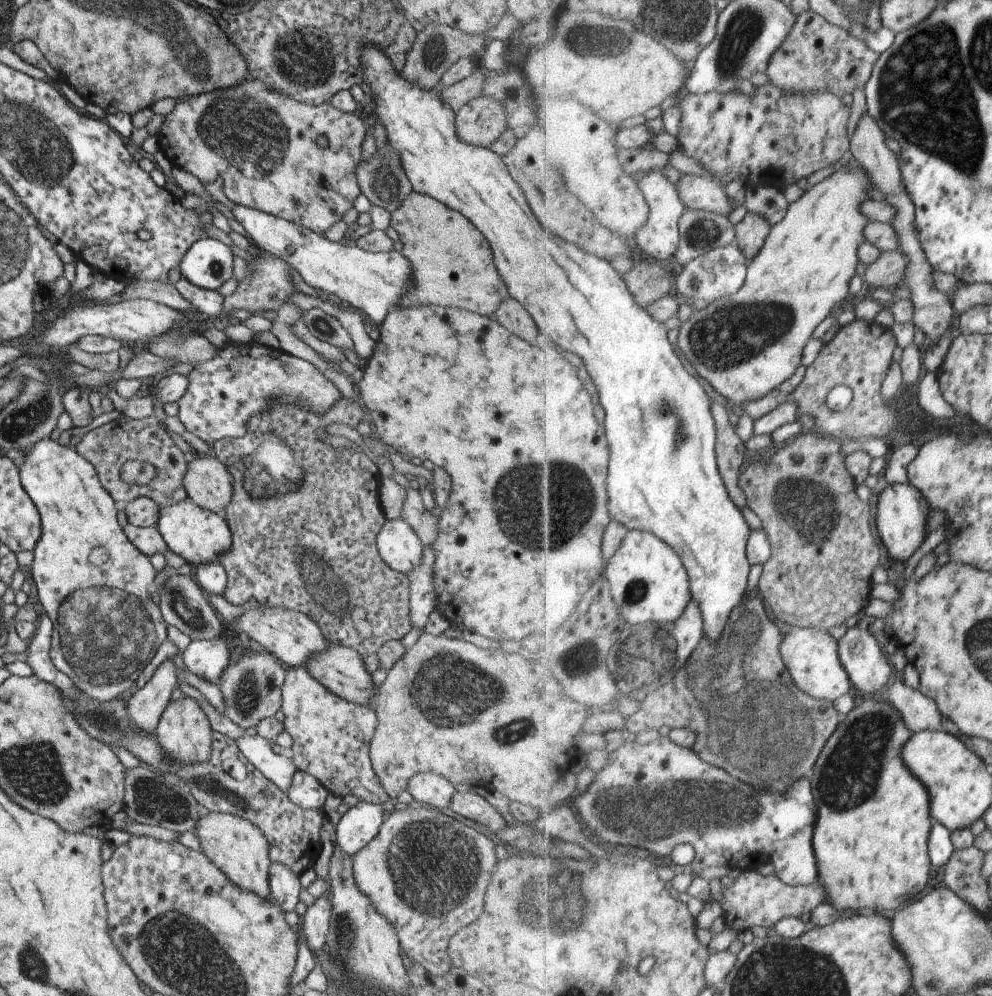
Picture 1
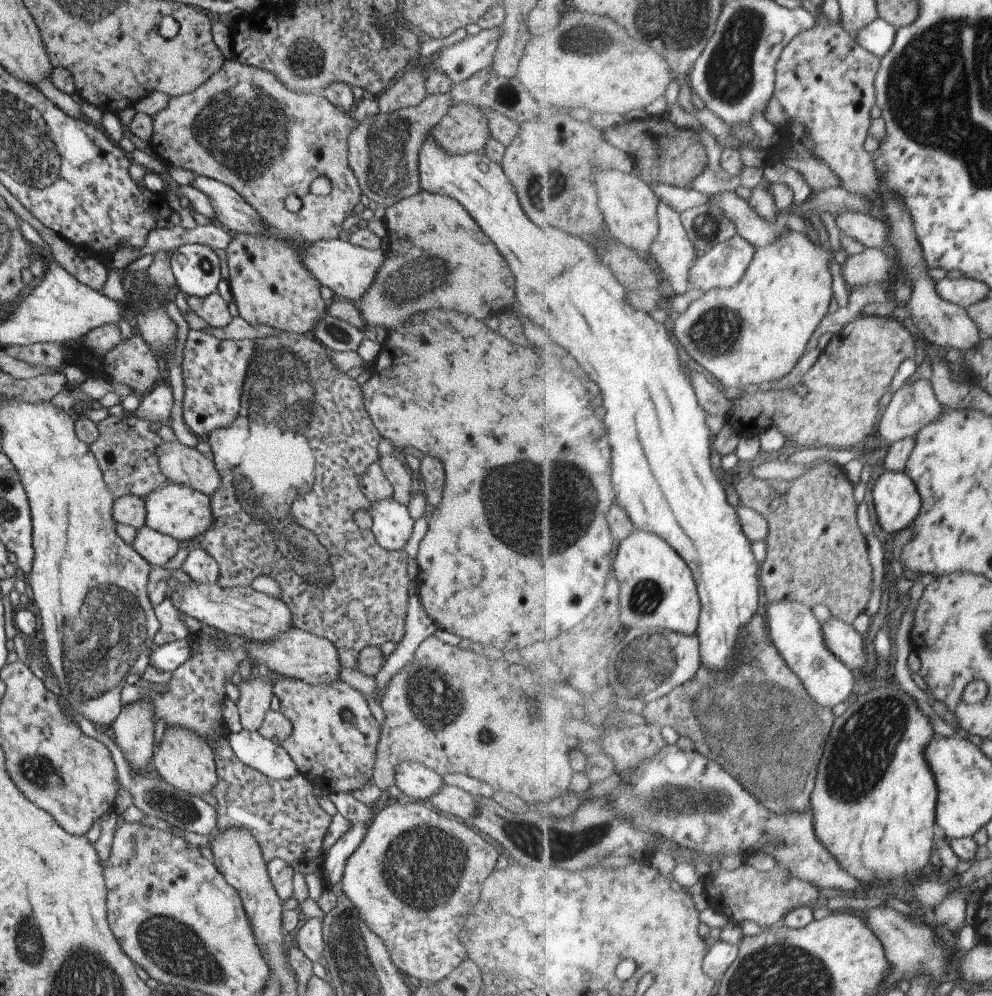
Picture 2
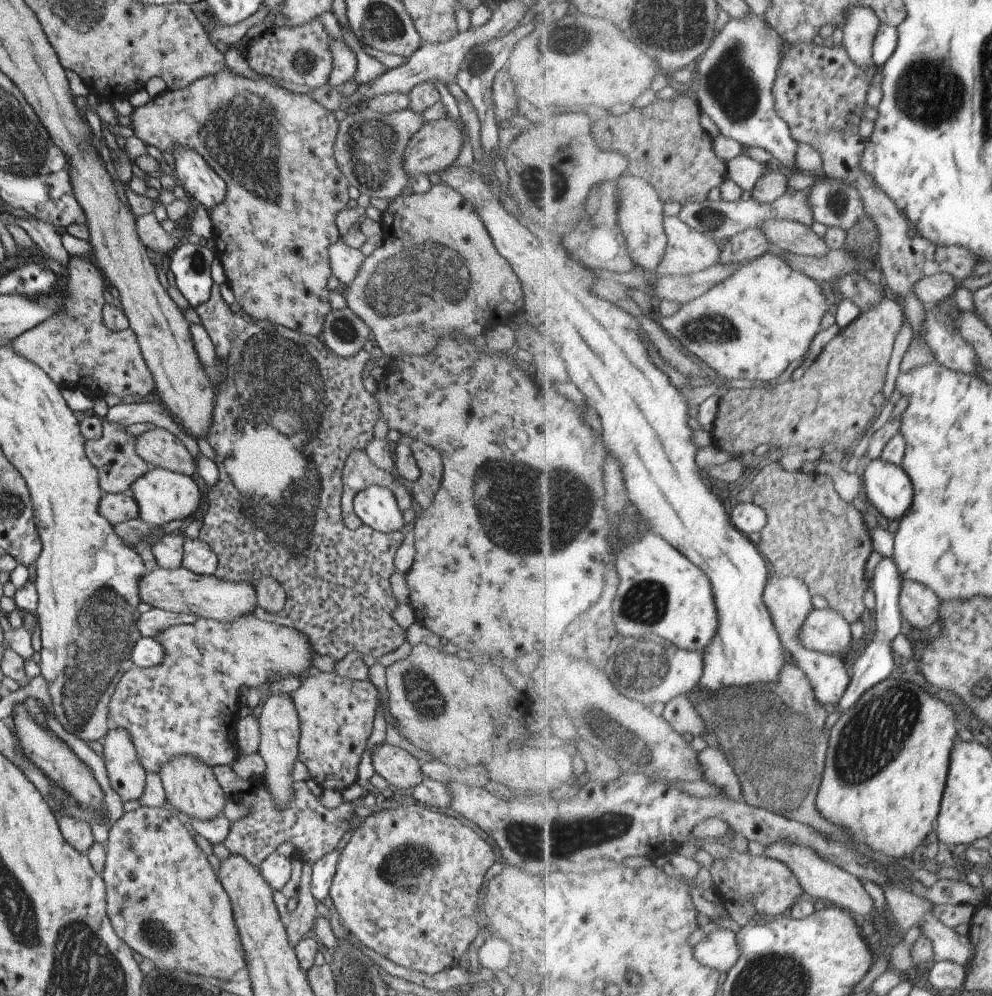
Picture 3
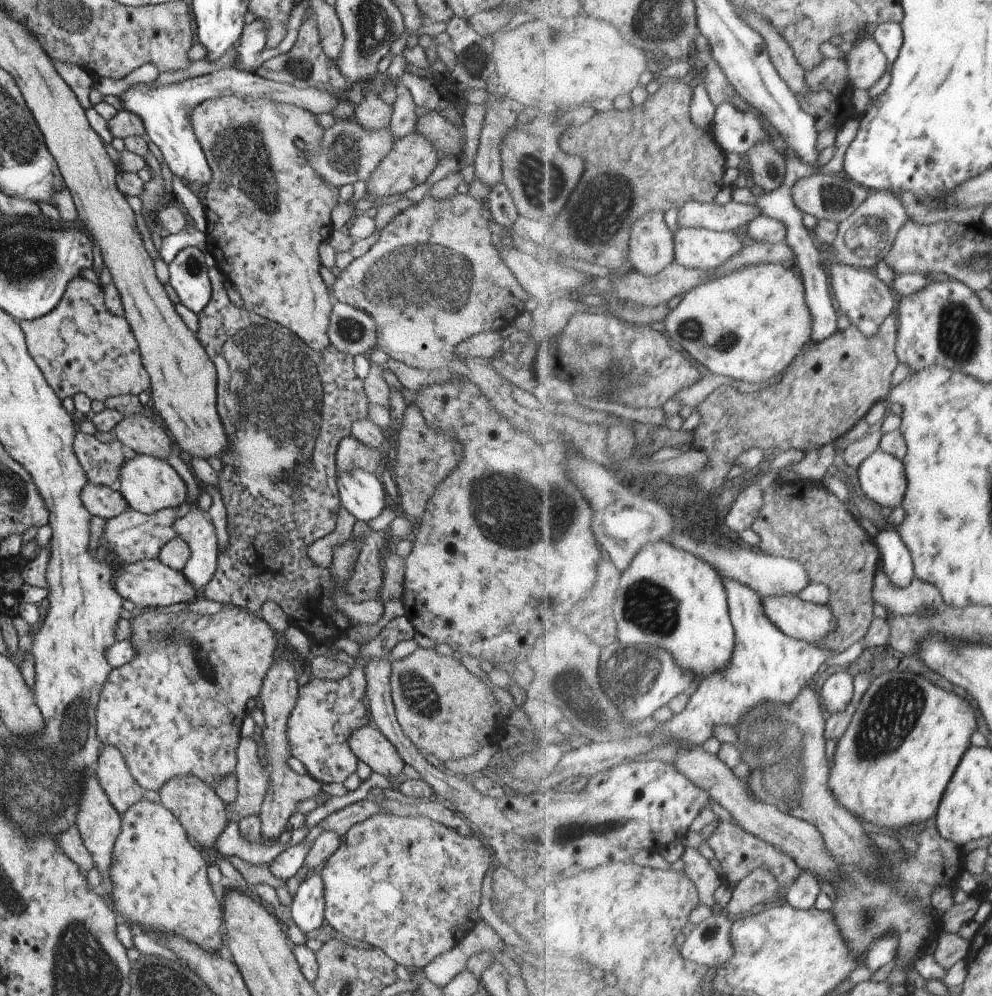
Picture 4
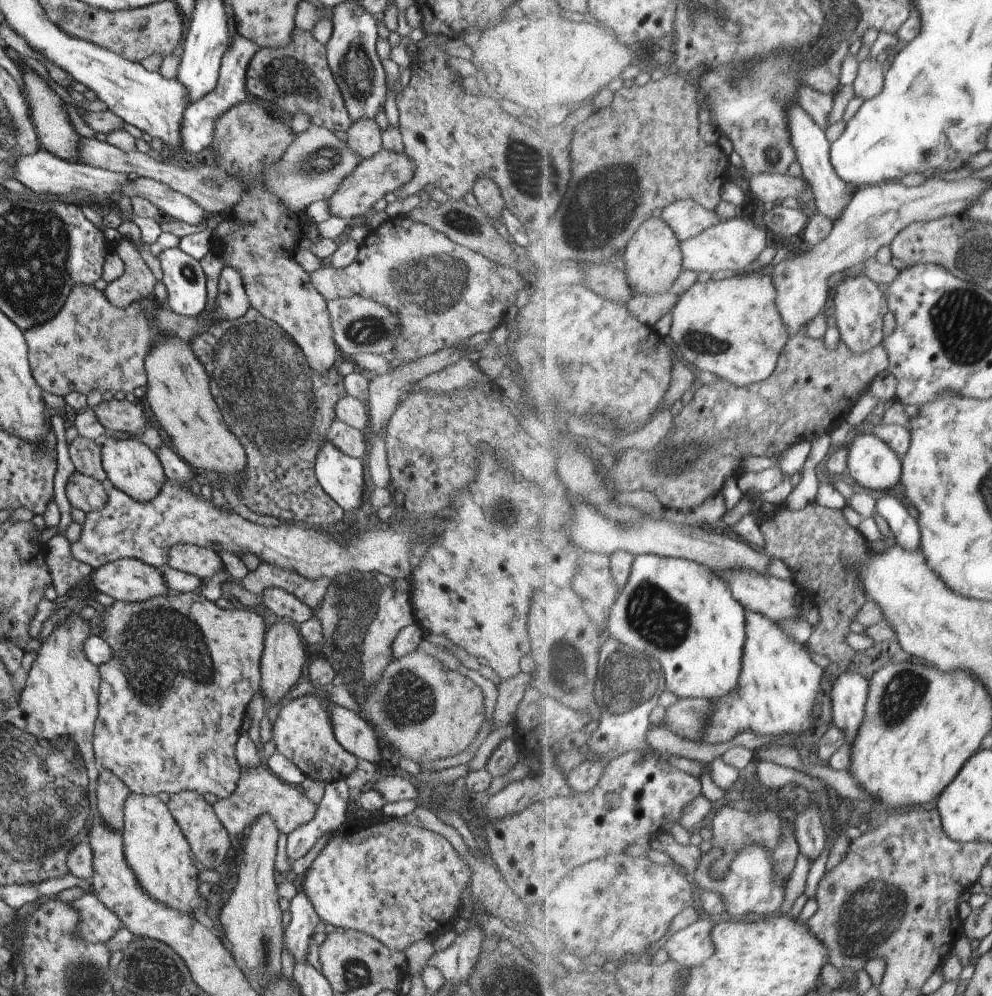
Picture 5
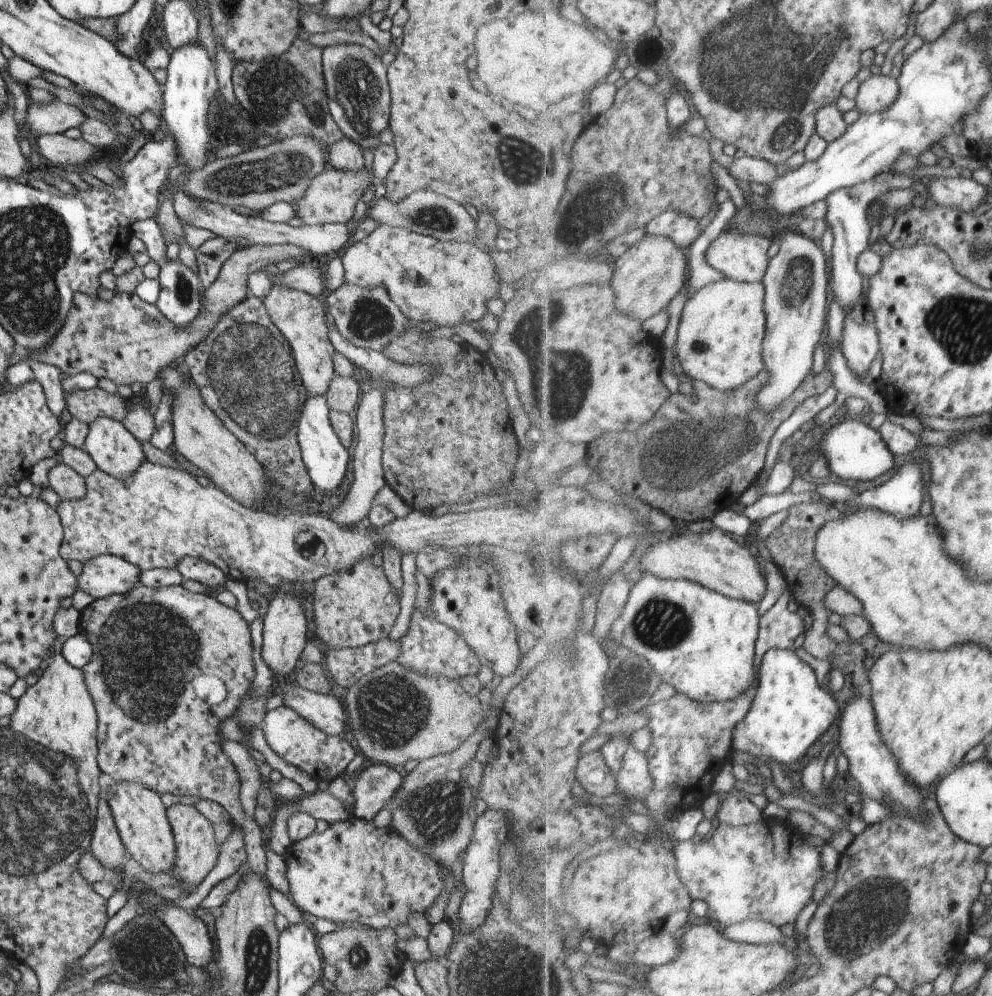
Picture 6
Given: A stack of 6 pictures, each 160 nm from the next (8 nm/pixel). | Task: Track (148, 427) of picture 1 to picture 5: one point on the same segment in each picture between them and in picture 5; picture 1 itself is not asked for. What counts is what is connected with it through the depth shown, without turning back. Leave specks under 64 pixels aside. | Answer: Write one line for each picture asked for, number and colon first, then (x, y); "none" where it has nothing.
2: (124, 449)
3: (113, 455)
4: (101, 462)
5: (85, 455)

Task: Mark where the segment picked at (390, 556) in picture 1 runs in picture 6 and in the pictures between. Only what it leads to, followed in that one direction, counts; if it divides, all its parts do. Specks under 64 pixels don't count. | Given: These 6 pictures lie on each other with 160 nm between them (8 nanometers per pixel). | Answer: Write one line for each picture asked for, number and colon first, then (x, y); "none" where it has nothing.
2: (391, 526)
3: (376, 507)
4: (361, 494)
5: (341, 477)
6: (325, 460)

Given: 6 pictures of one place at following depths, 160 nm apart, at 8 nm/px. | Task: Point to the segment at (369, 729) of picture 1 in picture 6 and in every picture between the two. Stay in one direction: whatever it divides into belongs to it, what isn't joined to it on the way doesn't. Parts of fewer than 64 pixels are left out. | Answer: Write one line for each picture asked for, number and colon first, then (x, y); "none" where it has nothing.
2: (333, 740)
3: (335, 714)
4: (326, 712)
5: (302, 732)
6: (324, 758)

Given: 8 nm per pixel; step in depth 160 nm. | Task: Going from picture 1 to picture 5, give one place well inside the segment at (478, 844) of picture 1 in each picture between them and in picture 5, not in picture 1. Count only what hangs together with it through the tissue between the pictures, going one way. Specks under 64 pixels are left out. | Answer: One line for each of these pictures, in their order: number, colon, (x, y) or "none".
2: (415, 877)
3: (405, 885)
4: (409, 886)
5: (399, 883)

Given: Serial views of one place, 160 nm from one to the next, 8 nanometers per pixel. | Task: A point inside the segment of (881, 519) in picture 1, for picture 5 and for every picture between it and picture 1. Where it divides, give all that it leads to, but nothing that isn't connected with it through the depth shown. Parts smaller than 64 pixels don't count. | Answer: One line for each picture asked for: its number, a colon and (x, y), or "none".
2: (897, 501)
3: (889, 488)
4: (882, 477)
5: (873, 464)

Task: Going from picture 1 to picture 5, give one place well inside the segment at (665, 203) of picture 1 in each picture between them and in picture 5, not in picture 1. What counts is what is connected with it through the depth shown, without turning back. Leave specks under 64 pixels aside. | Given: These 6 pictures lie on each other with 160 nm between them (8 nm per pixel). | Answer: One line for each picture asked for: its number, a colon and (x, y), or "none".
2: (675, 254)
3: (689, 251)
4: (705, 249)
5: (721, 250)

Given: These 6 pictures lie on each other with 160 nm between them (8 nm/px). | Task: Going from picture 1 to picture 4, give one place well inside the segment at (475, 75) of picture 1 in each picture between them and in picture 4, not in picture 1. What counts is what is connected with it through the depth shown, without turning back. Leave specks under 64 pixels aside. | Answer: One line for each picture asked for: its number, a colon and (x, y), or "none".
2: (382, 150)
3: (369, 146)
4: (348, 153)

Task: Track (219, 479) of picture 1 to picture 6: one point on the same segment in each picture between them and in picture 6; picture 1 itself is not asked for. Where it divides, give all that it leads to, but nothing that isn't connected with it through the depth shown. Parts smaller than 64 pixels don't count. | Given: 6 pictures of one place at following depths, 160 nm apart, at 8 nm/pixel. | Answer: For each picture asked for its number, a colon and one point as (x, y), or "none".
2: (181, 465)
3: (158, 448)
4: (140, 434)
5: (118, 414)
6: (87, 406)

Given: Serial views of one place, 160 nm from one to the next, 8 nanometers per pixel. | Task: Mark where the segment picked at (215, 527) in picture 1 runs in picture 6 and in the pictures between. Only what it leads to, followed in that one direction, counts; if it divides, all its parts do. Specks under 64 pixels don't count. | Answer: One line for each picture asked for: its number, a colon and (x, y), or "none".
2: (177, 511)
3: (161, 496)
4: (148, 484)
5: (131, 467)
6: (114, 451)

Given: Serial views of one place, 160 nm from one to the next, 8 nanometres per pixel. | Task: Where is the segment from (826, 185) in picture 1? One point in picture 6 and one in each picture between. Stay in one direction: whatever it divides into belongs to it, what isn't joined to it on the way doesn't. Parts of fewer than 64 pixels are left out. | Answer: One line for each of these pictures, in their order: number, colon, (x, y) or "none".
2: (756, 332)
3: (752, 325)
4: (750, 325)
5: (731, 326)
6: (720, 336)

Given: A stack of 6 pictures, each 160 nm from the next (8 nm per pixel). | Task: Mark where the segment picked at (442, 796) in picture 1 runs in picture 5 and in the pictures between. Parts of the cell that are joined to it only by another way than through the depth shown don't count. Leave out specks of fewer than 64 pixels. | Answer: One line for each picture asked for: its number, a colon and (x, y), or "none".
2: (417, 782)
3: (401, 770)
4: (369, 746)
5: (354, 734)

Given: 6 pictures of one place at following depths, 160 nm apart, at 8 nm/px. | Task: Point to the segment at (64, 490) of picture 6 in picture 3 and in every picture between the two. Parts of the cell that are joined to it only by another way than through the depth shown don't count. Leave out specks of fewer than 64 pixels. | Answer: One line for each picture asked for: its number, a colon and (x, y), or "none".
3: (115, 507)
4: (103, 502)
5: (85, 493)

